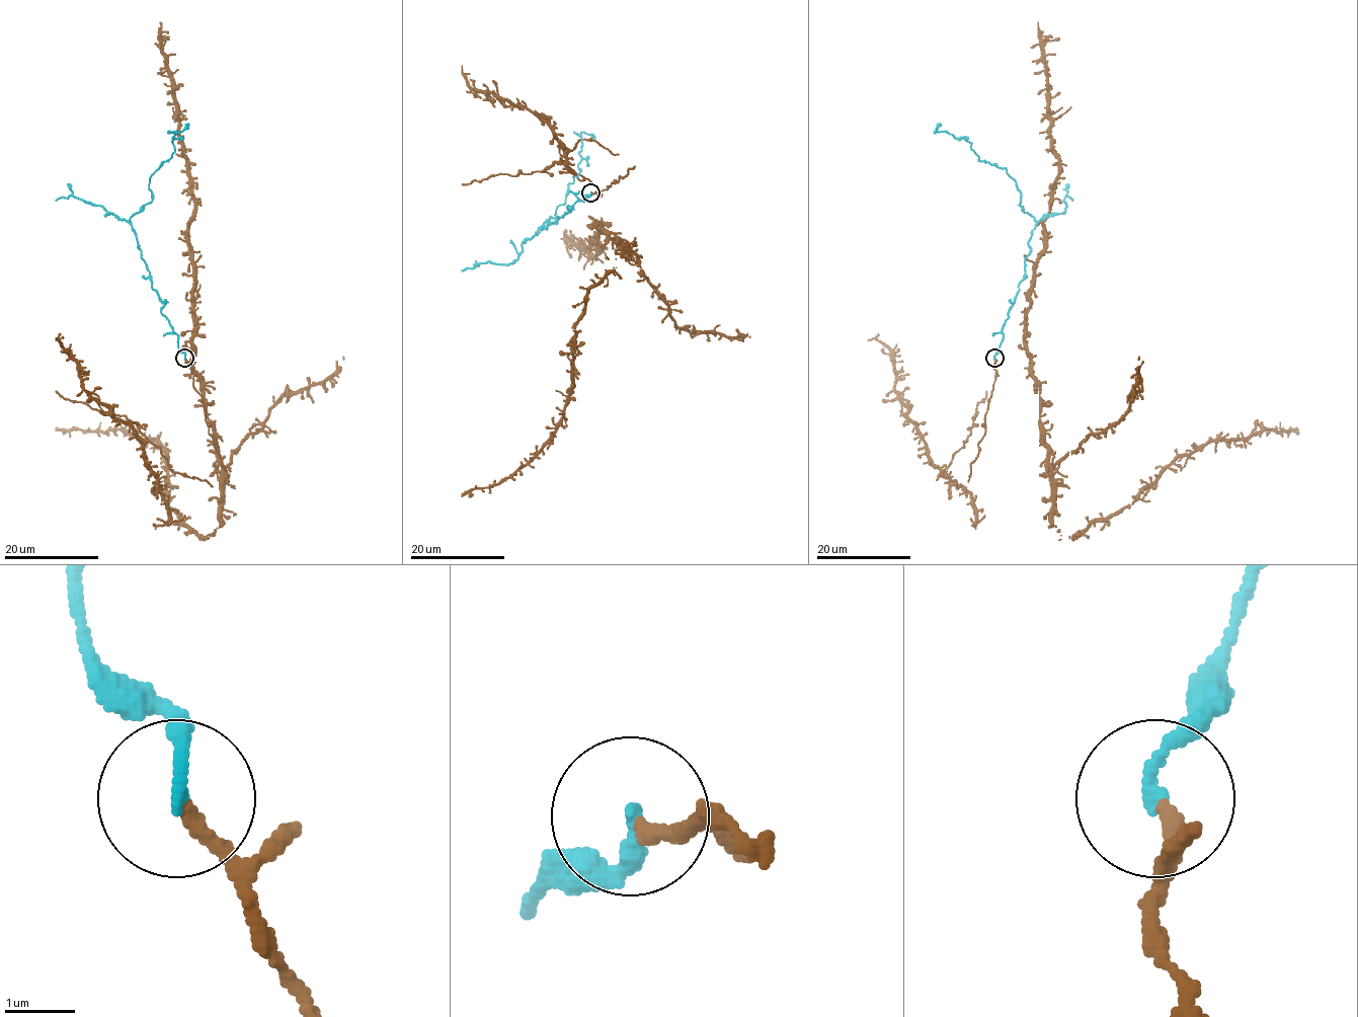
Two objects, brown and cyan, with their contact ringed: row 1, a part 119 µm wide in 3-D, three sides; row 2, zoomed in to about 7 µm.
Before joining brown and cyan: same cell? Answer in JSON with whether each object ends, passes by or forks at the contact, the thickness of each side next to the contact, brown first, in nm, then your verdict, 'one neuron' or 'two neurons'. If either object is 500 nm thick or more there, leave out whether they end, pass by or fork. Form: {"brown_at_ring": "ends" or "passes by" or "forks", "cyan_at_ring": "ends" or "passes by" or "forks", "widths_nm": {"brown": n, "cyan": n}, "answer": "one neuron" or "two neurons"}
{"brown_at_ring": "ends", "cyan_at_ring": "ends", "widths_nm": {"brown": 240, "cyan": 190}, "answer": "one neuron"}

